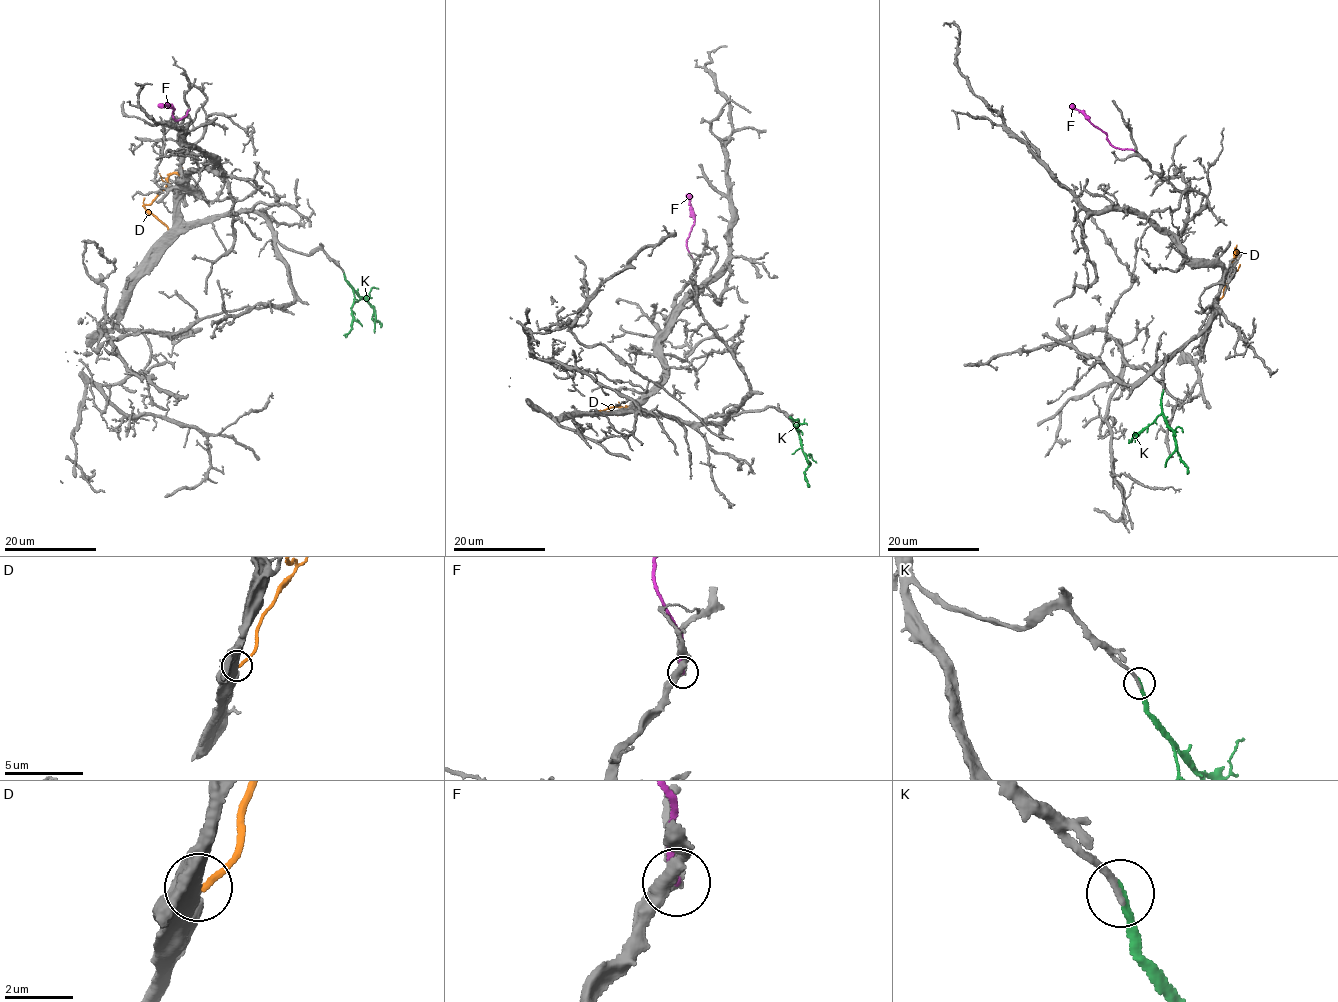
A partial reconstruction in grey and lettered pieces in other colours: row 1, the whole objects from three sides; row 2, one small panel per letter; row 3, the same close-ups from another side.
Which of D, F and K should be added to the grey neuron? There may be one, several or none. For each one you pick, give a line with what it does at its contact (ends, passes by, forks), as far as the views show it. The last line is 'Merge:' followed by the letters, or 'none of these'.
K: it ends
Merge: K

